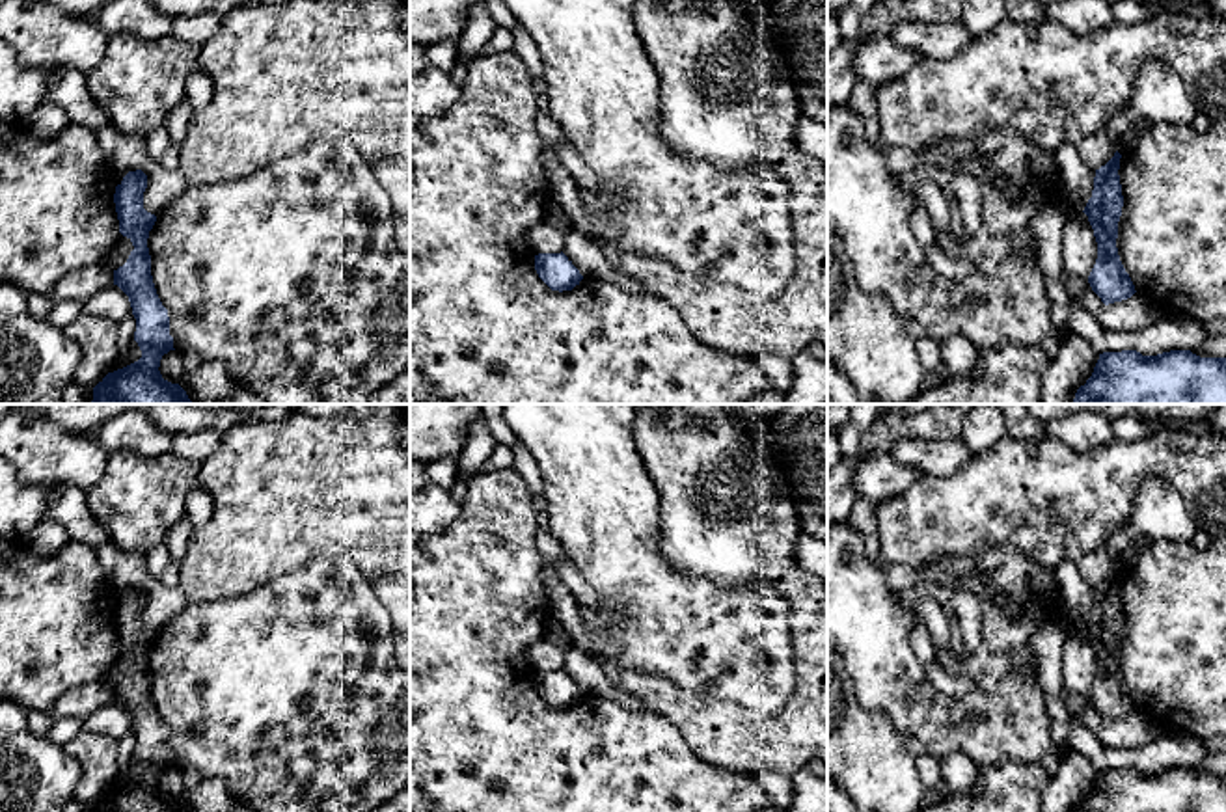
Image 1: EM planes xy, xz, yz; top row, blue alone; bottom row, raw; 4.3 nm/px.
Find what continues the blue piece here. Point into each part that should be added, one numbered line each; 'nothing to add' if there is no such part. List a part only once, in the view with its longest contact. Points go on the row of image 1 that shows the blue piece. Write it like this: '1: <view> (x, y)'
nothing to add

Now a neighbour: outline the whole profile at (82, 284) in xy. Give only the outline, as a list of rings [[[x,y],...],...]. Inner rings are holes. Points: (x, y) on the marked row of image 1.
[[[93,264],[65,274],[52,289],[50,302],[80,300],[86,302],[104,287],[114,283],[112,264]]]

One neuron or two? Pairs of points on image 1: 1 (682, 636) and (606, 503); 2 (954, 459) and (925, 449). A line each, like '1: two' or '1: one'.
1: one
2: one

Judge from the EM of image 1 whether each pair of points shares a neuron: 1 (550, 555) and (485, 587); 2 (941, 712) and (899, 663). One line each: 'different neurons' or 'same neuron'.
1: different neurons
2: same neuron

